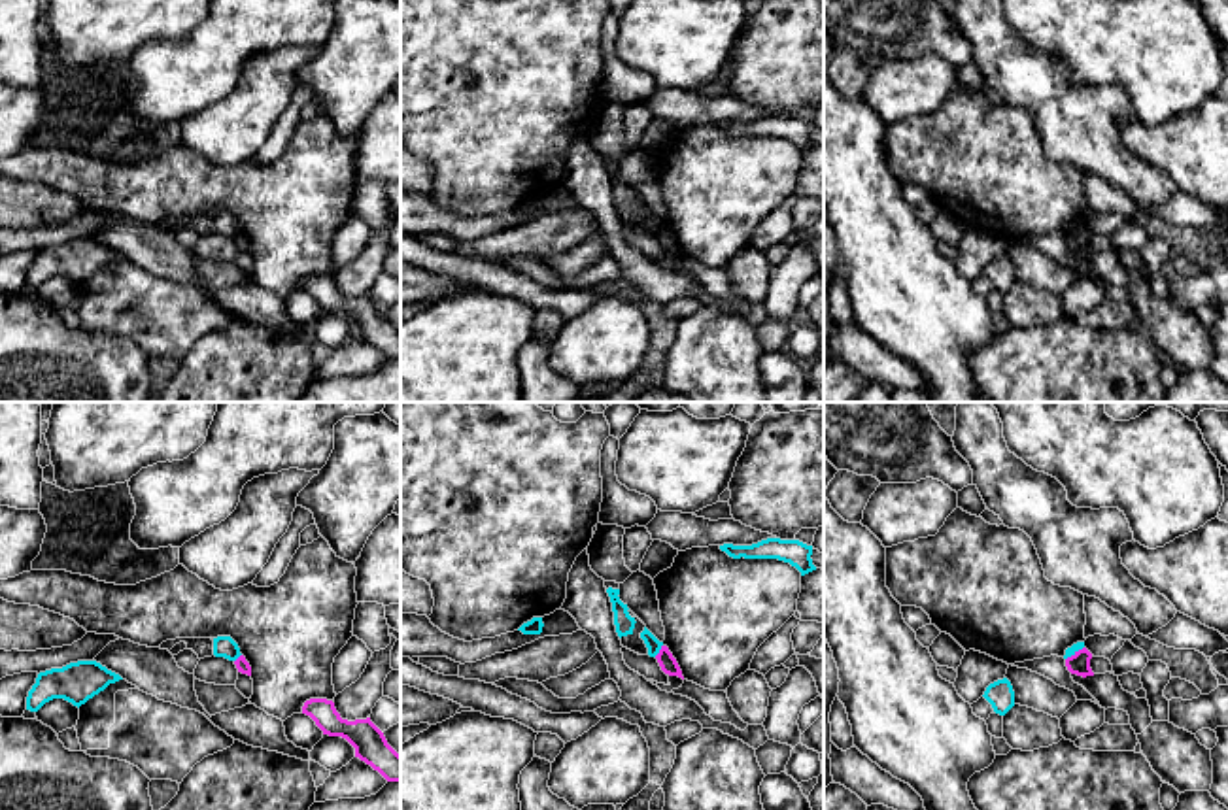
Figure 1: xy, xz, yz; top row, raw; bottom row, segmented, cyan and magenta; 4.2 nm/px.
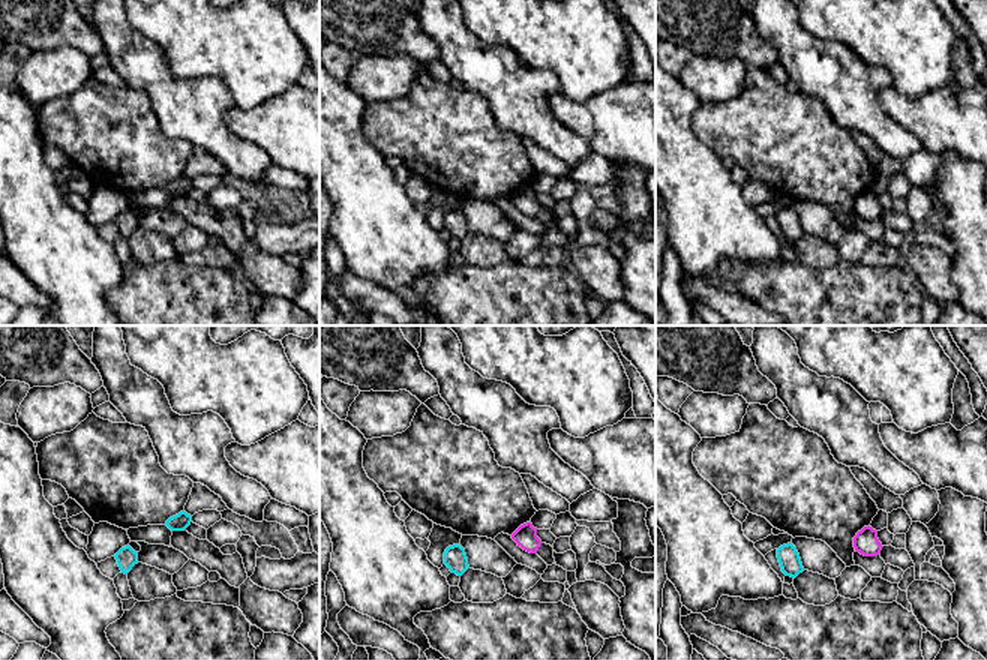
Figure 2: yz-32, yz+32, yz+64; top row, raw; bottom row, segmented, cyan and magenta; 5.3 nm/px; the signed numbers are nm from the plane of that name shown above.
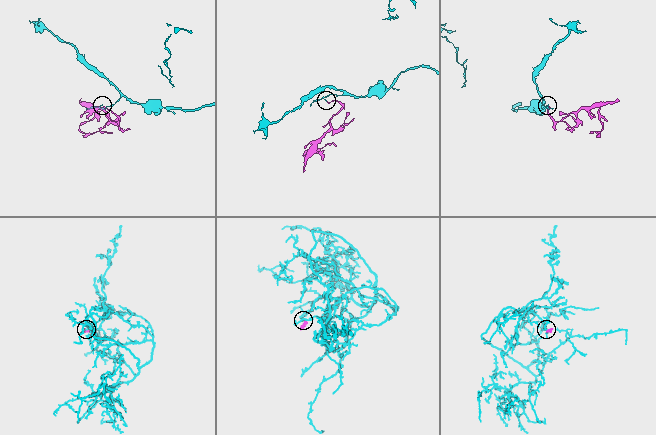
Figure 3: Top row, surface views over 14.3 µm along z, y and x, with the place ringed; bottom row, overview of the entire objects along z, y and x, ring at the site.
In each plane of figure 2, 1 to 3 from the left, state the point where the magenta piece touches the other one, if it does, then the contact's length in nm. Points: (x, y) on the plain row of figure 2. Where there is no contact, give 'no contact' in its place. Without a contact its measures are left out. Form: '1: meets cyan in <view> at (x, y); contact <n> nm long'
1: no contact
2: no contact
3: no contact

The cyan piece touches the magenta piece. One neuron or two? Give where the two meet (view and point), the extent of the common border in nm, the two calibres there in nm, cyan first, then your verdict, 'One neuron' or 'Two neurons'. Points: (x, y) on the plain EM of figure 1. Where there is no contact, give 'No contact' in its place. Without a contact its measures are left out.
Touches cyan at xz (660, 225). Shared border 70 nm. Thickness 60 nm (cyan) against 70 nm. Two neurons

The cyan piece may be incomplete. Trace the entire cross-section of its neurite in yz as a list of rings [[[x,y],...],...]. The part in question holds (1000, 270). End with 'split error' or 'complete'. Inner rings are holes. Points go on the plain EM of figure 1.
[[[1007,255],[990,261],[982,274],[999,293],[1005,293],[1015,283],[1015,268]]] | complete

